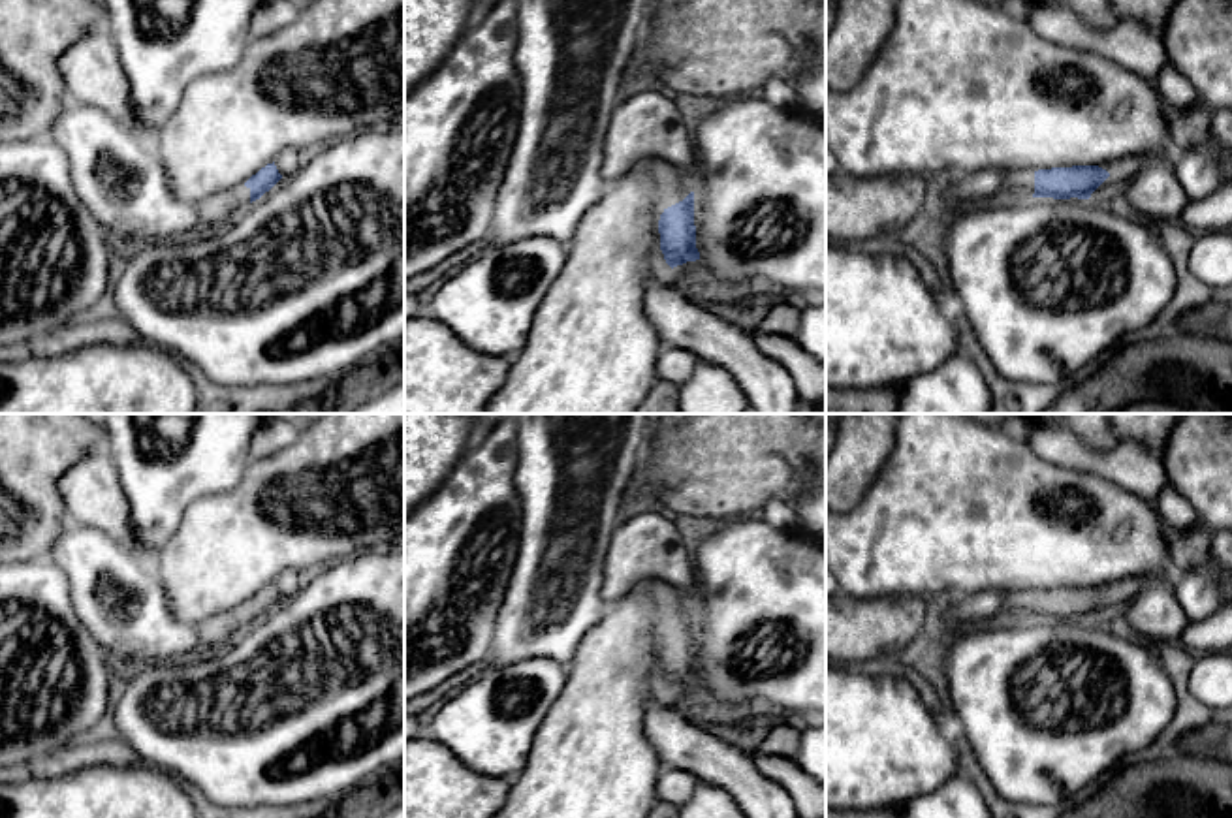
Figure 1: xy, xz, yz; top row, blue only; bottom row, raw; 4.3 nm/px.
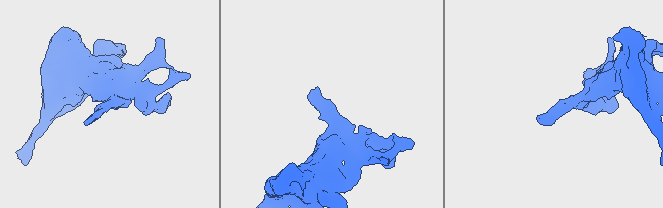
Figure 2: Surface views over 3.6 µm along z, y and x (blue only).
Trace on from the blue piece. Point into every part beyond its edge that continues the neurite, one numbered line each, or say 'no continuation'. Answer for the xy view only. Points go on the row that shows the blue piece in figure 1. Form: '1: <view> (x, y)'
1: xy (239, 198)

